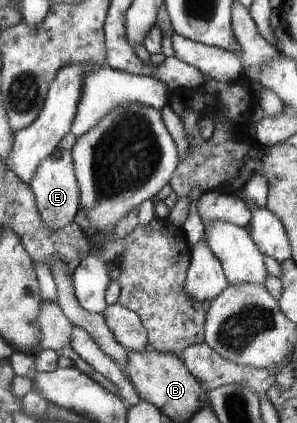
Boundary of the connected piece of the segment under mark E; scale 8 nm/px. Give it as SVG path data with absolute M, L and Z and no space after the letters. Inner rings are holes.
M72 132L67 134L59 145L55 148L55 151L51 152L39 163L35 175L33 175L33 181L29 183L29 187L33 192L35 198L35 205L37 211L41 215L41 219L45 221L45 225L49 227L49 231L56 232L57 229L69 225L73 222L79 211L79 186L75 177L75 171L73 171L73 160L71 157L71 149L75 145L75 135Z

